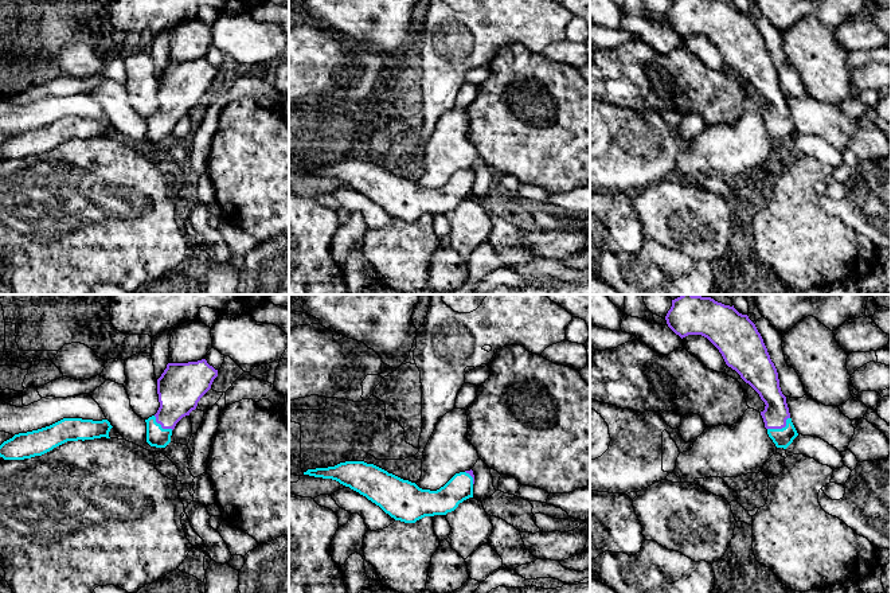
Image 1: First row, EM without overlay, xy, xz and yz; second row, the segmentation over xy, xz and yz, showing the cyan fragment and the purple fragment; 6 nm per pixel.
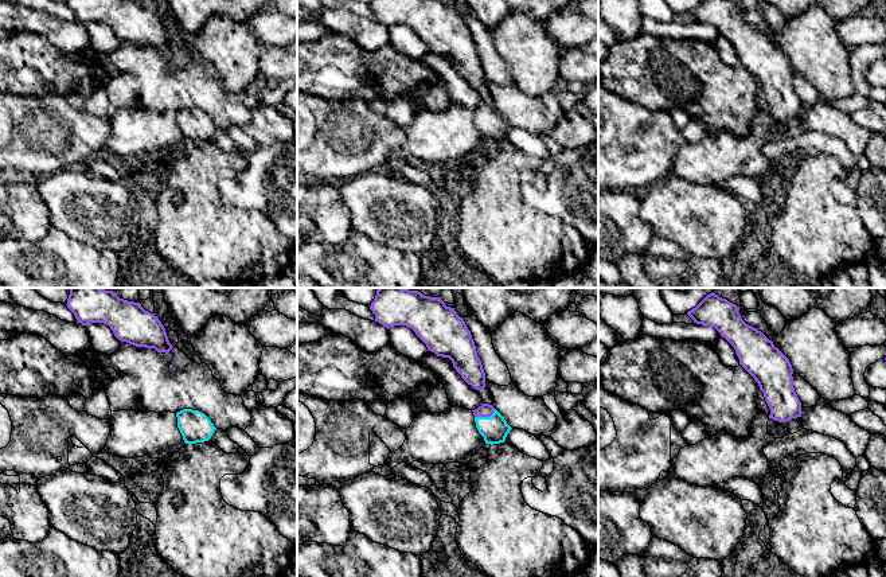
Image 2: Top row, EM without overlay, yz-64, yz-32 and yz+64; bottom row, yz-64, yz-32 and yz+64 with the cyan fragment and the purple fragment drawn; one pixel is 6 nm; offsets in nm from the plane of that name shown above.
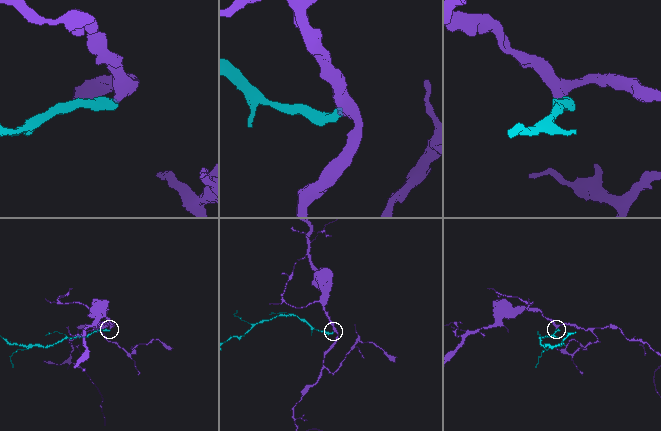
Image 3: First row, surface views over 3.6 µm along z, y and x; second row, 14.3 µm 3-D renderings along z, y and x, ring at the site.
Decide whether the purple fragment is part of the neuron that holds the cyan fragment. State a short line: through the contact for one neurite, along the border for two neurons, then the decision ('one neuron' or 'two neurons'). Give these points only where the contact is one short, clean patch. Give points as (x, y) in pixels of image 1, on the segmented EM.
line yz (782, 437), (780, 429), (776, 413); one neuron

